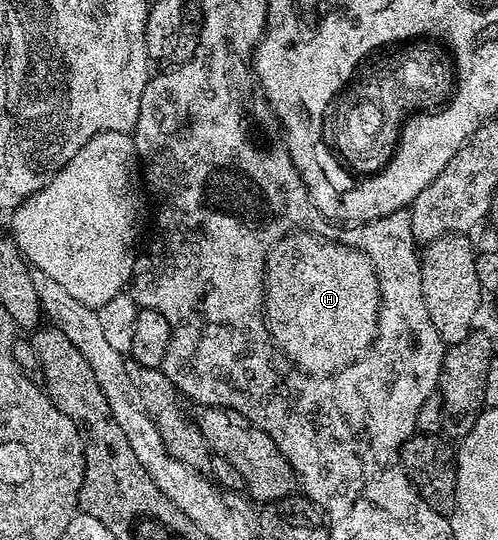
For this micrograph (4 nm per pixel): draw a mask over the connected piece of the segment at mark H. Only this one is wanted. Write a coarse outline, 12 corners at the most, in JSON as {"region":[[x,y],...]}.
{"region":[[302,229],[267,256],[272,341],[312,376],[375,338],[370,259]]}

